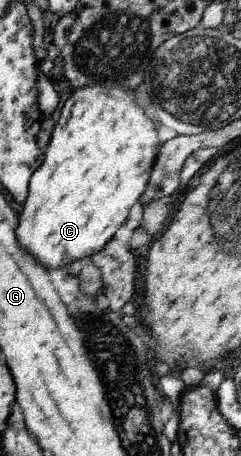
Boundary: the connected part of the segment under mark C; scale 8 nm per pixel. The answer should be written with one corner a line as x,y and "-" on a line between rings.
103,83
95,84
94,86
83,86
83,88
75,89
71,96
63,104
61,112
59,112
59,120
53,128
50,141
46,146
46,160
43,161
41,168
33,174
33,179
30,181
29,196
23,204
23,209
19,213
18,224
18,244
22,250
30,254
42,267
46,269
62,269
63,267
70,266
75,260
82,259
86,262
87,258
103,249
106,244
114,238
114,234
126,224
127,214
131,210
131,206
135,206
135,202
142,198
141,194
146,192
147,185
149,184
149,174
154,168
153,162
158,158
159,140
157,140
157,130
155,124
145,116
144,108
139,108
135,98
133,100
135,90
127,88
127,86
120,85
114,88
103,88

